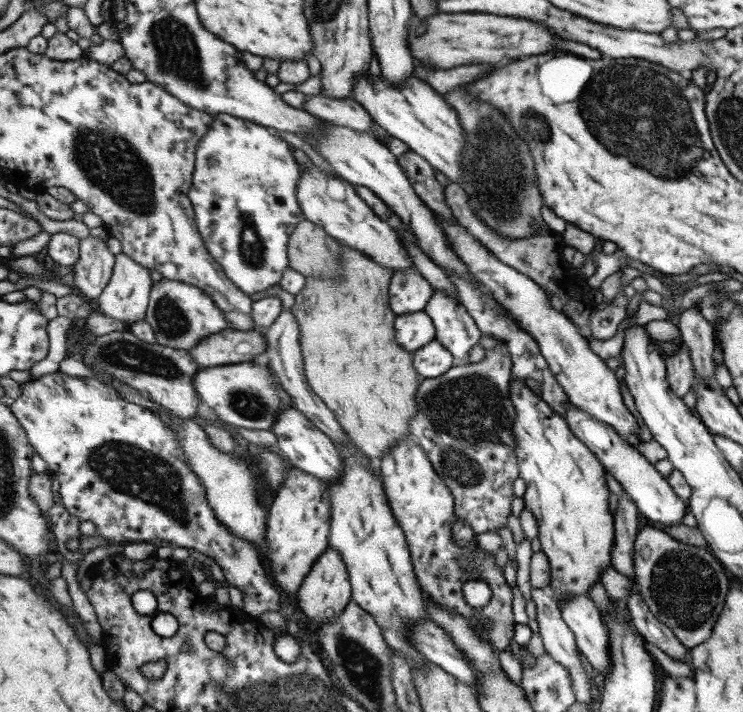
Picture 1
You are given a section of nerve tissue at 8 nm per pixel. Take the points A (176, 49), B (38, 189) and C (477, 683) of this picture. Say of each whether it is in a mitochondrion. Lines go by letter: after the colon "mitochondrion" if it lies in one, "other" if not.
A: mitochondrion
B: other
C: other

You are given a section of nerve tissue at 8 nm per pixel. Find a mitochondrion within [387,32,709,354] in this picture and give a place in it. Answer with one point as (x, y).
(628, 108)

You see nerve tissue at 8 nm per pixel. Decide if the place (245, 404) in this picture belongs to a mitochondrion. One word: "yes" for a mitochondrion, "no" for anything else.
yes

